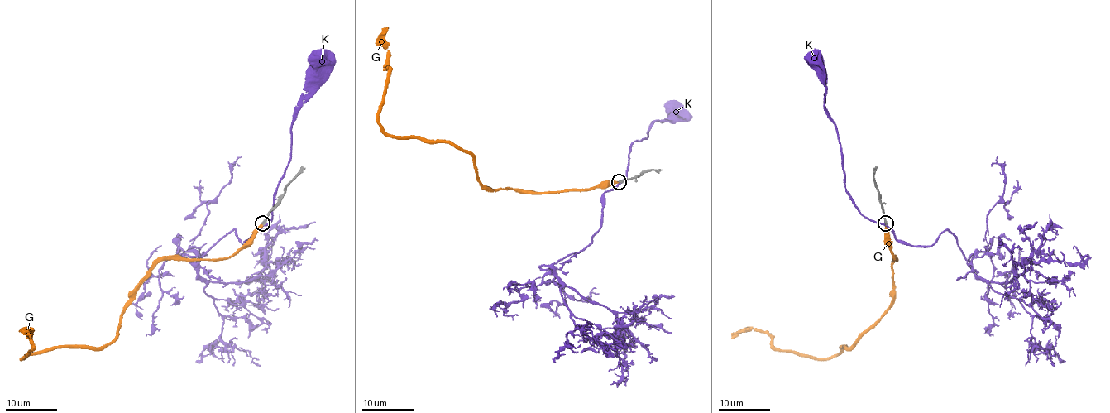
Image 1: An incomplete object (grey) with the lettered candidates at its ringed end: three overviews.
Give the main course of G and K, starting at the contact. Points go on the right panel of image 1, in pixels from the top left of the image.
G: (886, 223), (896, 260), (891, 304), (849, 348), (810, 357), (777, 349), (753, 328), (732, 338)
K: (886, 224), (869, 221), (845, 189), (836, 126), (825, 109), (825, 68), (815, 59)

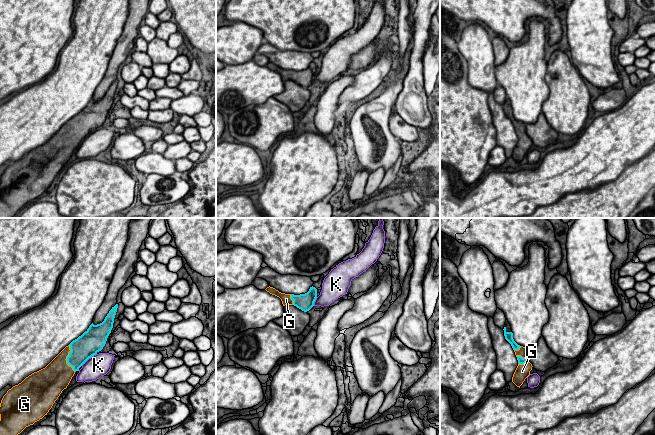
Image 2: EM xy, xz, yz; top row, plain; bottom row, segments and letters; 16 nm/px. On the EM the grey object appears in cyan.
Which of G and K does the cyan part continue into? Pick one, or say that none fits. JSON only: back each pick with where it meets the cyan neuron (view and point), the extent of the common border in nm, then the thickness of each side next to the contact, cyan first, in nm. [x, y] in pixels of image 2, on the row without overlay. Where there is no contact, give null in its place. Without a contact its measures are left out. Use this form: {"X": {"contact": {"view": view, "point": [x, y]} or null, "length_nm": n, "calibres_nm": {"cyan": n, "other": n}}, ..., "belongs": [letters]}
{"G": {"contact": {"view": "xy", "point": [67, 134]}, "length_nm": 460, "calibres_nm": {"cyan": 320, "other": 360}}, "belongs": ["G"]}

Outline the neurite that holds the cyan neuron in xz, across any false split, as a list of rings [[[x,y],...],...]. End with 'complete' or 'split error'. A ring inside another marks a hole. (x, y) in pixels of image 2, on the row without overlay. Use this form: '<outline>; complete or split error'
[[[267,63],[265,65],[272,71],[279,73],[282,77],[283,82],[294,81],[304,88],[309,87],[313,82],[317,74],[317,65],[315,63],[310,63],[309,67],[305,70],[294,71],[281,69],[273,63]]]; split error

